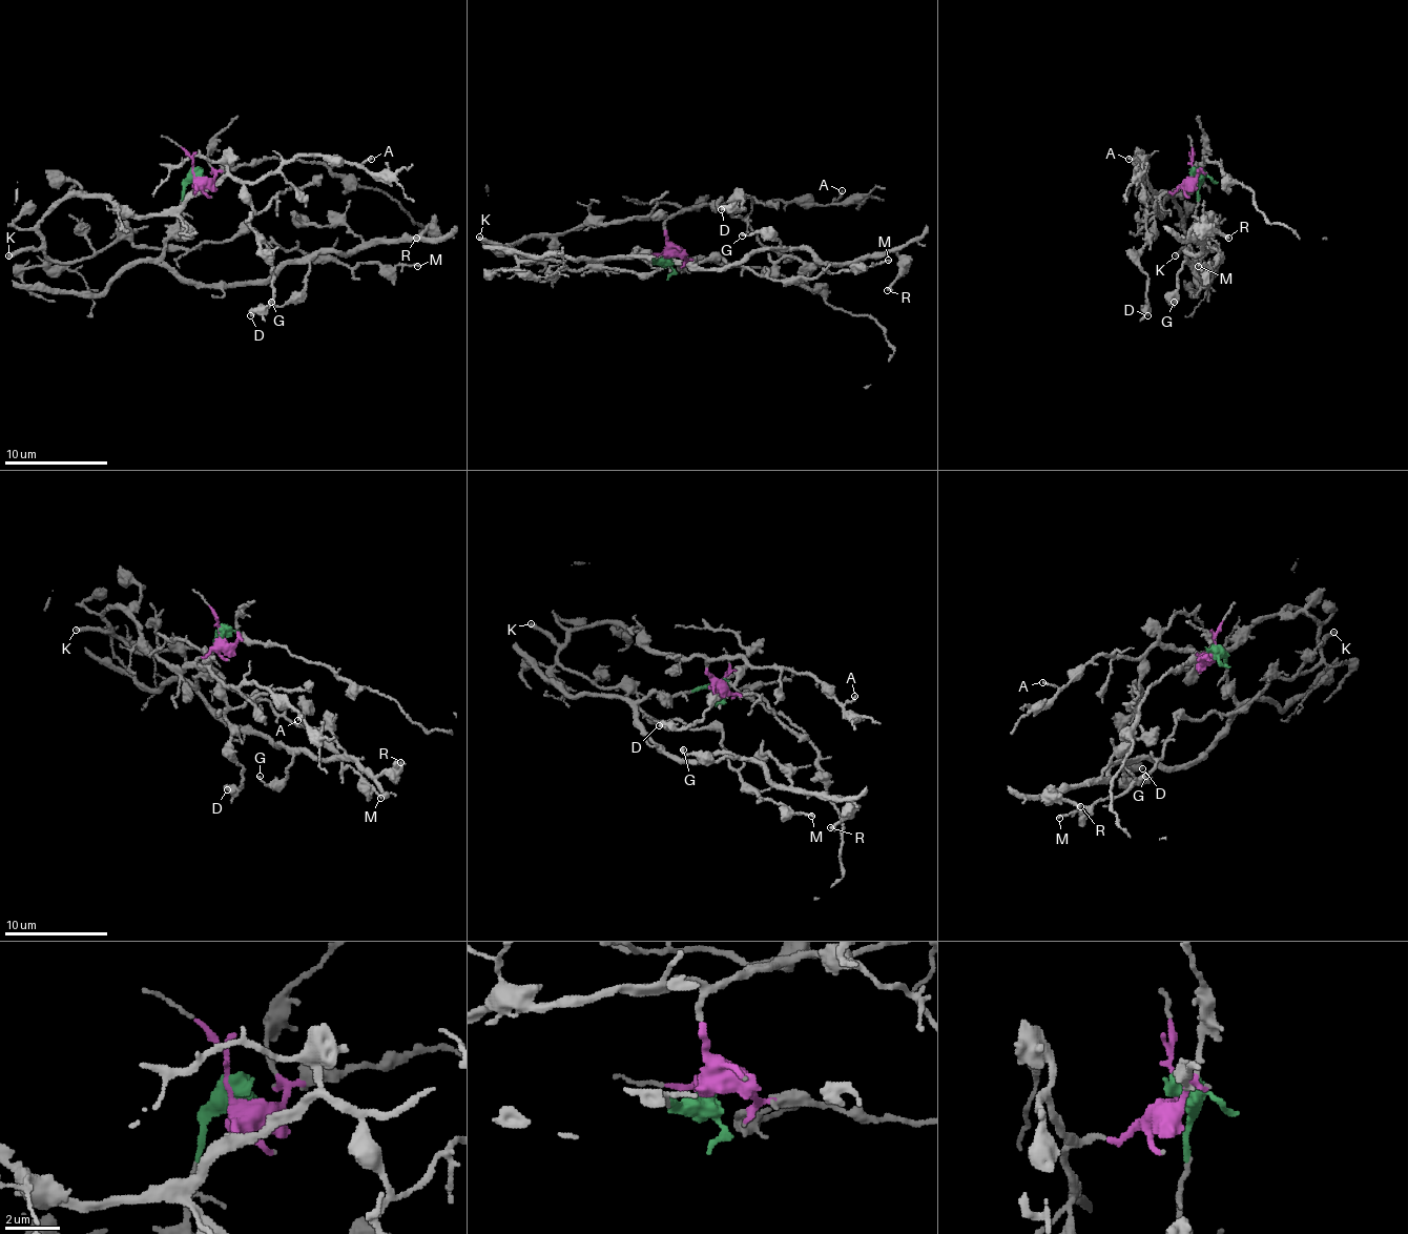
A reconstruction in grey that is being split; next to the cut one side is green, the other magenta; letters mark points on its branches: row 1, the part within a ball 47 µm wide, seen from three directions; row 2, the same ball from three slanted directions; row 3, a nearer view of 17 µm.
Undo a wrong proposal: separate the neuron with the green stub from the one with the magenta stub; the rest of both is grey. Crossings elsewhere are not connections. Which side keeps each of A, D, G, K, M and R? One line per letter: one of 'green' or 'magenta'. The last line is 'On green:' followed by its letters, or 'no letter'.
A: magenta
D: magenta
G: green
K: magenta
M: magenta
R: green
On green: G, R

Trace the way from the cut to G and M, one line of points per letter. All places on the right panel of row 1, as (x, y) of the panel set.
G: (1193, 173), (1195, 228), (1187, 241), (1195, 278), (1207, 283), (1184, 262), (1174, 301)
M: (1193, 173), (1154, 202), (1161, 214), (1174, 197), (1198, 262), (1210, 249), (1198, 228), (1218, 254), (1198, 267)

